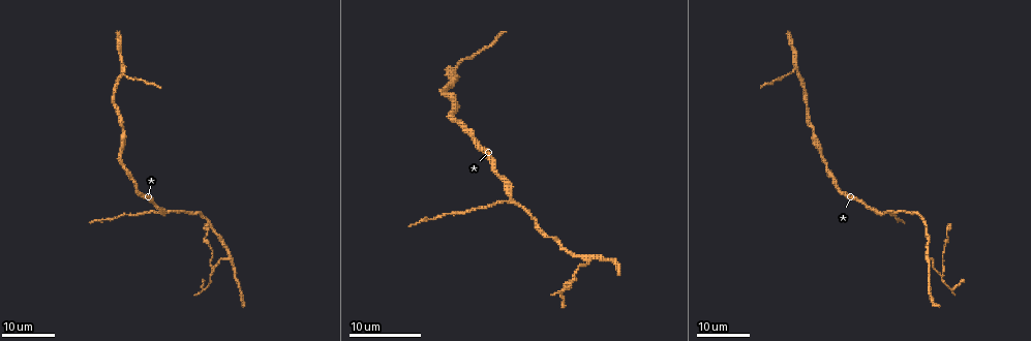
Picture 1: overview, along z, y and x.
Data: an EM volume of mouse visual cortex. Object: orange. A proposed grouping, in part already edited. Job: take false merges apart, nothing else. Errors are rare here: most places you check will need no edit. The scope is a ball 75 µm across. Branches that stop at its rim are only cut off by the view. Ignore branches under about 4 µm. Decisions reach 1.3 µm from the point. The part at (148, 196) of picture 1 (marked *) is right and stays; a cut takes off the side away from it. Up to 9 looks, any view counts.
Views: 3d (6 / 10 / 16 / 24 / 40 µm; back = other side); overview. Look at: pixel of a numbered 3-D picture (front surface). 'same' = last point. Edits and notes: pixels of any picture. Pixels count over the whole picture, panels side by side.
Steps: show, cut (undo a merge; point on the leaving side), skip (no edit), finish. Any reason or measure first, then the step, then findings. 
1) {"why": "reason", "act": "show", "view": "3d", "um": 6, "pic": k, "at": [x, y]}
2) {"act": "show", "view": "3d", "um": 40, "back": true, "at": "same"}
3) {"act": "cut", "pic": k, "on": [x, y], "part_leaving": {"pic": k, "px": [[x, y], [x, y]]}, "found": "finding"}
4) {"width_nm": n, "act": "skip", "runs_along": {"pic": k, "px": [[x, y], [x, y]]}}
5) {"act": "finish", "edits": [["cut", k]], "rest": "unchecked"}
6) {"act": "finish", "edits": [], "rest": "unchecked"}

{"why": "calibre changes", "act": "show", "view": "3d", "um": 16, "pic": 1, "at": [927, 231]}

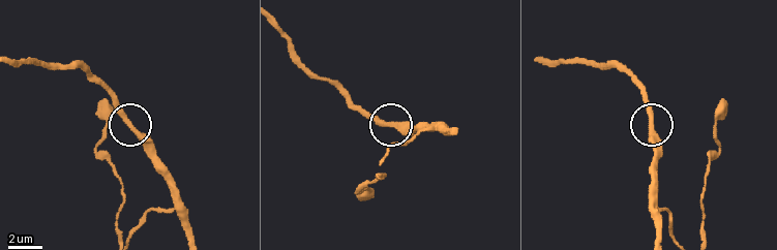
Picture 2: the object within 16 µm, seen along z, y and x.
{"why": "closer look", "act": "show", "view": "3d", "um": 6, "pic": 2, "at": [129, 129]}

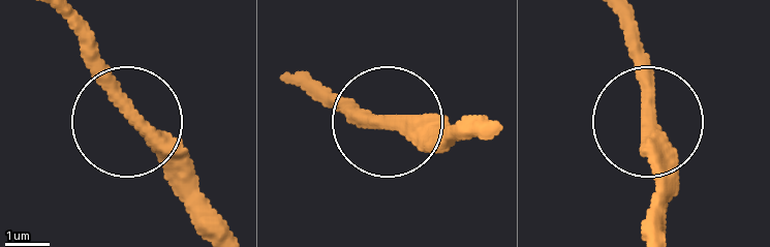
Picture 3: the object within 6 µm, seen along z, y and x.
{"act": "skip", "runs_along": {"pic": 3, "px": [[617, 8], [650, 107], [661, 215]]}, "found": "one cell here"}

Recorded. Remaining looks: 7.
{"why": "a fork", "act": "show", "view": "3d", "um": 16, "pic": 1, "at": [930, 258]}

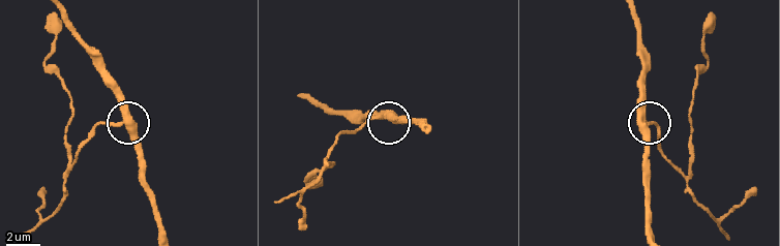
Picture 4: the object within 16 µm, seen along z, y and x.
{"act": "show", "view": "3d", "um": 10, "pic": 4, "at": [386, 114]}

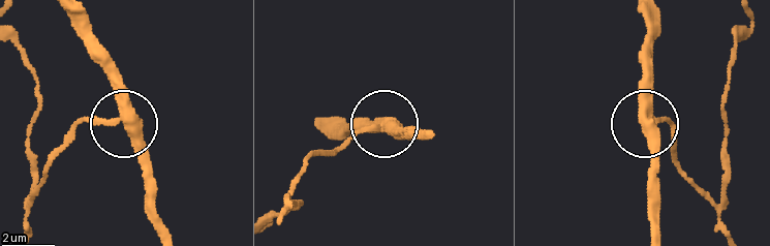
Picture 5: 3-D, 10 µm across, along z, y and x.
{"arms": 3, "act": "skip", "found": "all the same cell"}

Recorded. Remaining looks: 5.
{"act": "show", "view": "3d", "um": 24, "pic": 1, "at": [211, 275]}

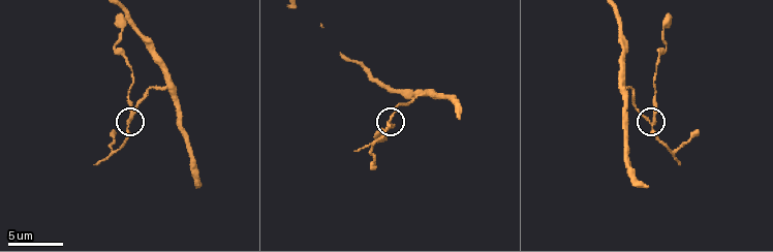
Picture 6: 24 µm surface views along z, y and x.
{"act": "show", "view": "3d", "um": 10, "pic": 6, "at": [127, 125]}

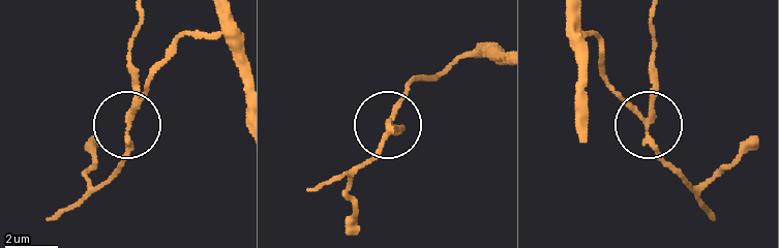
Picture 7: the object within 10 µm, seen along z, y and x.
{"side_arm_um": 7, "act": "cut", "pic": 7, "on": [136, 79], "part_leaving": {"pic": 7, "px": [[652, 115], [652, 18]]}, "found": "two cells meet here"}

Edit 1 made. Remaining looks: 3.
{"why": "three arms meet", "act": "show", "view": "3d", "um": 16, "pic": 6, "at": [291, 6]}

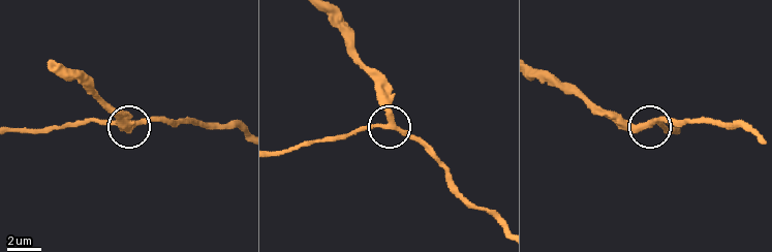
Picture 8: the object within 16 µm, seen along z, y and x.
{"act": "show", "view": "3d", "um": 6, "pic": 8, "at": [389, 124]}

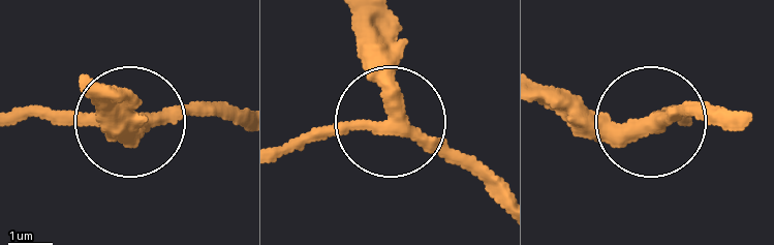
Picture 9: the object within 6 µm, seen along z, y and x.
{"width_nm": 290, "act": "skip", "found": "continuous, no second cell"}

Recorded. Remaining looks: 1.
{"act": "finish", "edits": [["cut", 7]], "rest": "unchecked"}

